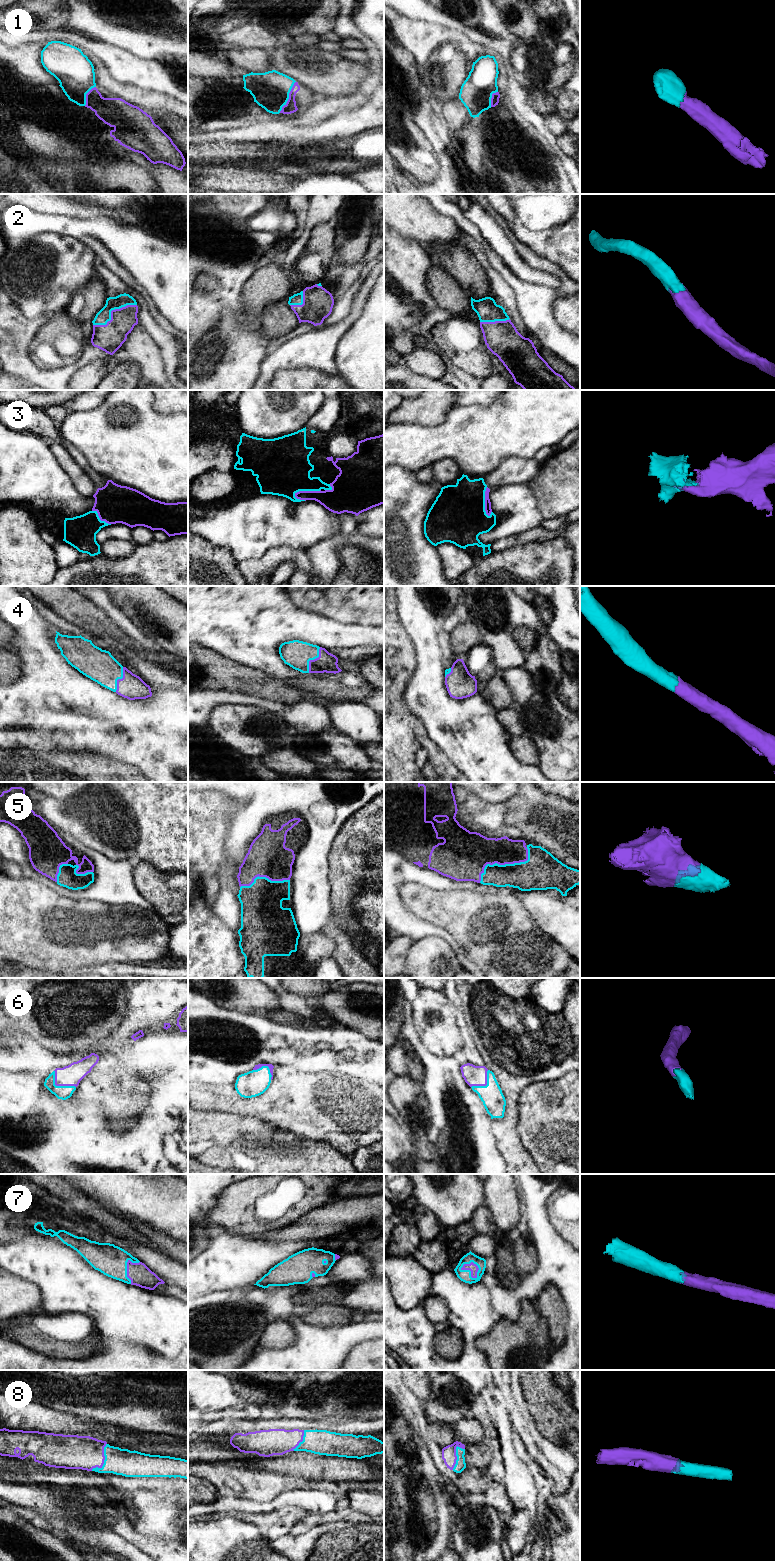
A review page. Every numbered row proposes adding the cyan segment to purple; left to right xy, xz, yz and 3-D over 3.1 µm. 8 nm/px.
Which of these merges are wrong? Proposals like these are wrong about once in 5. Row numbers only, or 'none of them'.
none of them

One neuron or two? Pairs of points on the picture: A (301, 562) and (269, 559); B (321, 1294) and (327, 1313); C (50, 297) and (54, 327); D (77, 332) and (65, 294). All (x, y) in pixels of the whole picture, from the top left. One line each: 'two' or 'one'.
A: one
B: two
C: two
D: two

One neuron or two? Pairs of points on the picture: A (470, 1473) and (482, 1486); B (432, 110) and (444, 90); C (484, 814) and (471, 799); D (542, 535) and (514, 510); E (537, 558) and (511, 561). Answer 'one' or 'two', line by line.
A: one
B: two
C: one
D: two
E: one

